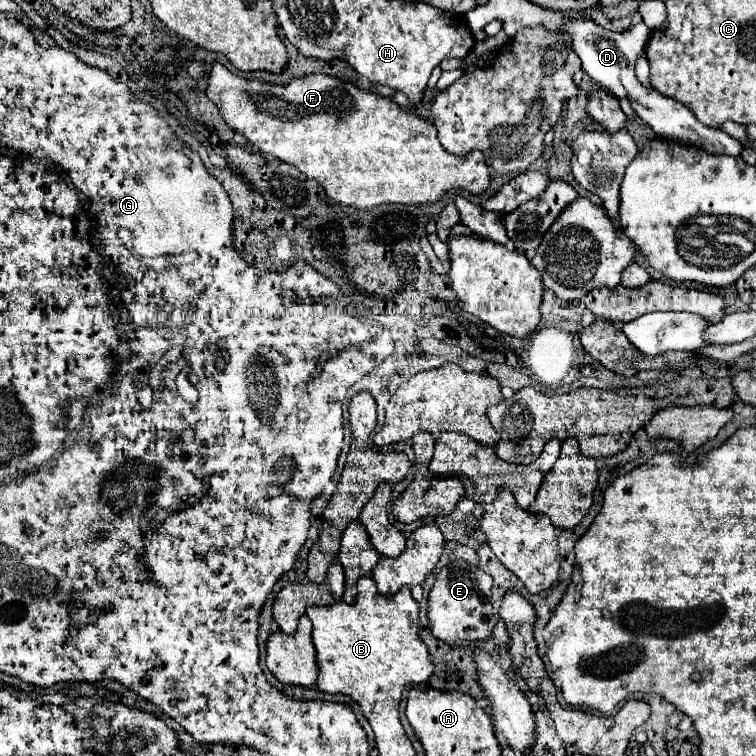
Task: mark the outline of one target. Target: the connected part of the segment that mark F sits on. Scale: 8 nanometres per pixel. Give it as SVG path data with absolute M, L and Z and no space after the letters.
M215 61L207 73L205 93L217 105L225 123L231 125L231 129L239 131L255 149L269 153L283 163L295 165L303 175L319 181L325 193L341 205L355 209L373 209L381 203L421 205L437 201L449 189L465 189L479 195L489 187L491 181L491 169L487 167L483 153L477 149L463 157L447 153L441 147L437 129L431 121L425 121L415 113L401 109L387 97L359 89L357 85L341 81L337 77L313 73L277 85L263 79L247 79L235 75L225 65Z

